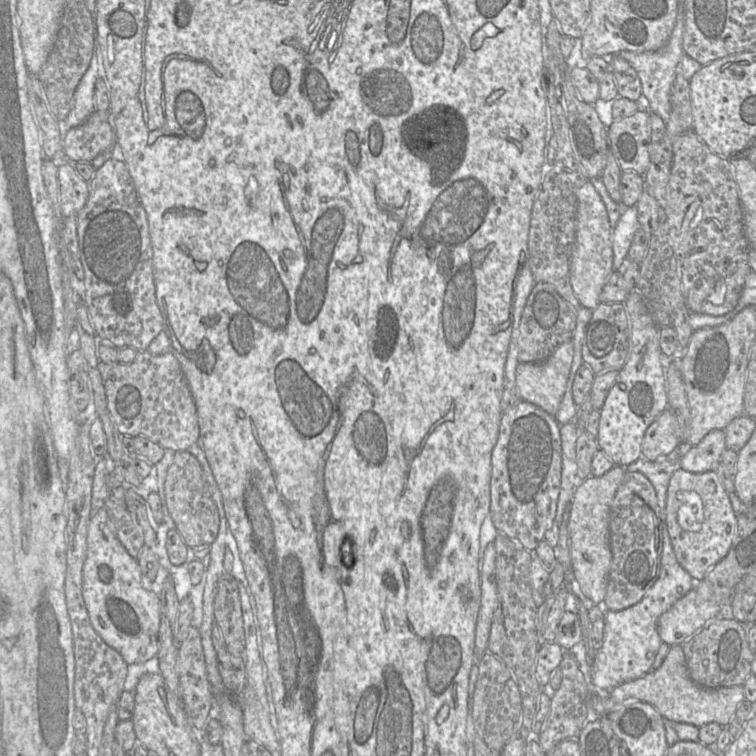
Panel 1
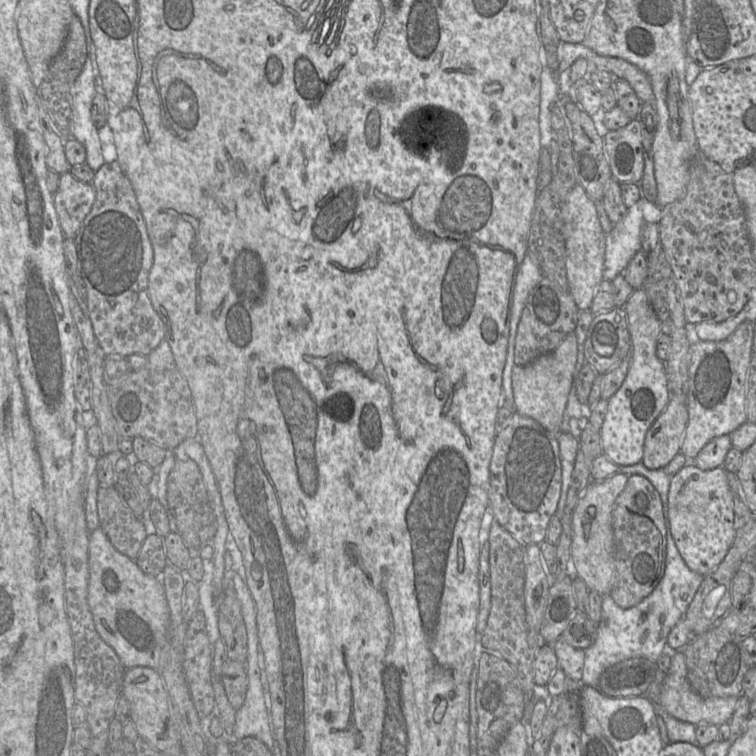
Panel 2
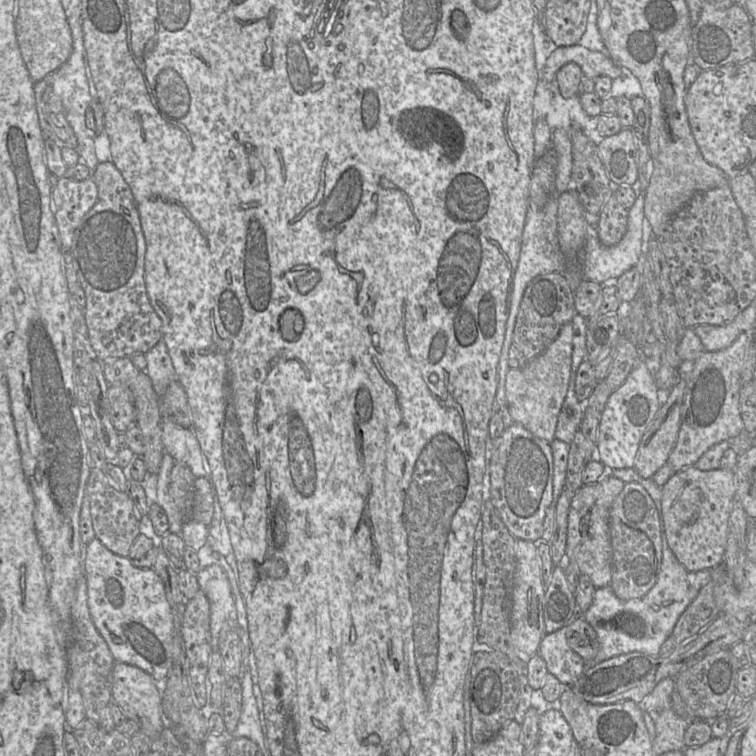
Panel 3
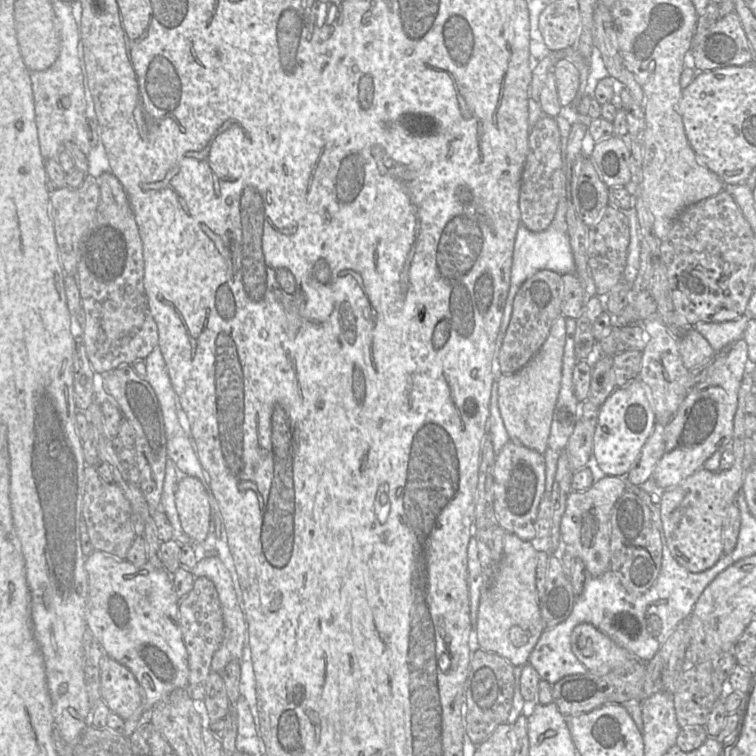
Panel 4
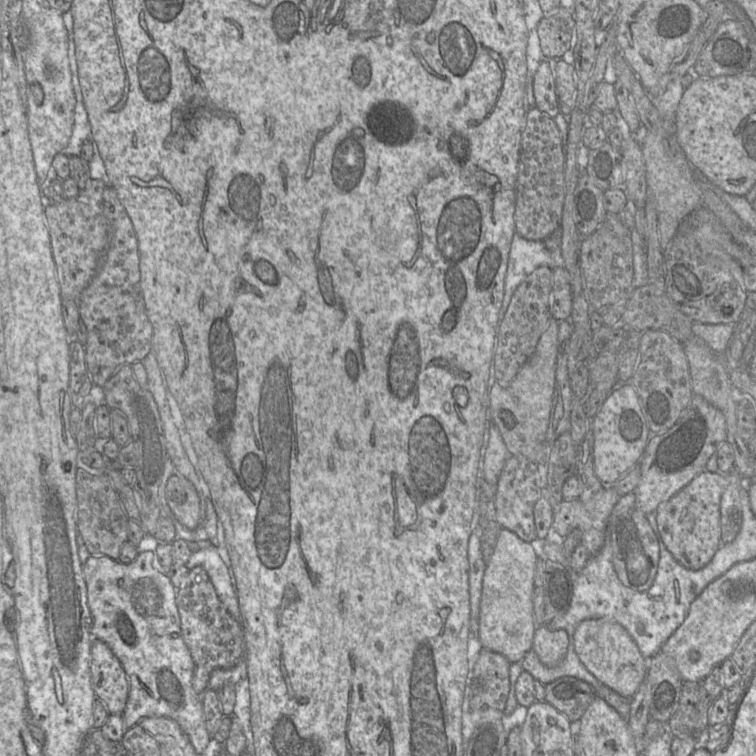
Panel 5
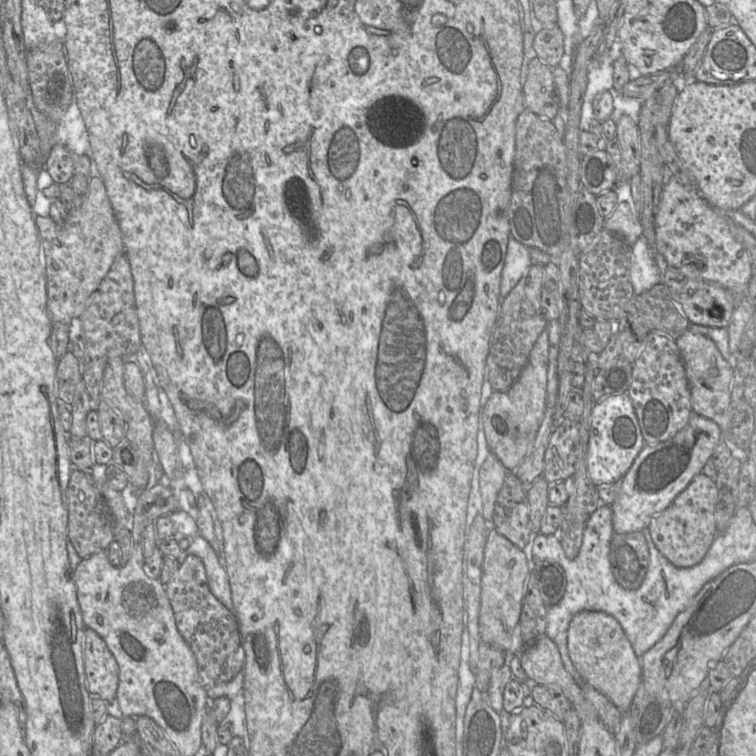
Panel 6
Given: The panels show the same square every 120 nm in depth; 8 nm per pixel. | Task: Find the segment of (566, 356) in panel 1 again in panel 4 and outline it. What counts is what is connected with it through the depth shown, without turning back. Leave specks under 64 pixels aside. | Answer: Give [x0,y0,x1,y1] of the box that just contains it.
[498,316,566,454]

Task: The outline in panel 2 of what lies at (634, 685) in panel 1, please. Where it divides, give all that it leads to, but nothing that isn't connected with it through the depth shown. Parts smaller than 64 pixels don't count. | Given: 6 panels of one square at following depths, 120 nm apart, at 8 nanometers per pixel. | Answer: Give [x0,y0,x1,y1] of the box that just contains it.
[658,650,739,726]

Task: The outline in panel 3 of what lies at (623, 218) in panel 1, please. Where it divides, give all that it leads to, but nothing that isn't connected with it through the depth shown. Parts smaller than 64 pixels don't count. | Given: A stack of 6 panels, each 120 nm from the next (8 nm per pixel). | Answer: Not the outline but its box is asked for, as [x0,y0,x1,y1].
[582,193,647,284]

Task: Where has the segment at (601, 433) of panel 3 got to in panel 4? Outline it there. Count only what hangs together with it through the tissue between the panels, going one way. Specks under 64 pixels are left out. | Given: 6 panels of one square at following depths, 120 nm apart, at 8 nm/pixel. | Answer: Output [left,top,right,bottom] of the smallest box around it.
[593,379,656,477]

